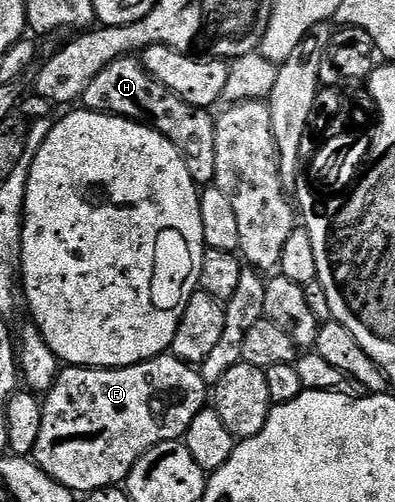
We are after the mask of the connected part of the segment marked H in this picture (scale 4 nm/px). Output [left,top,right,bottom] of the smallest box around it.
[80,58,215,186]

